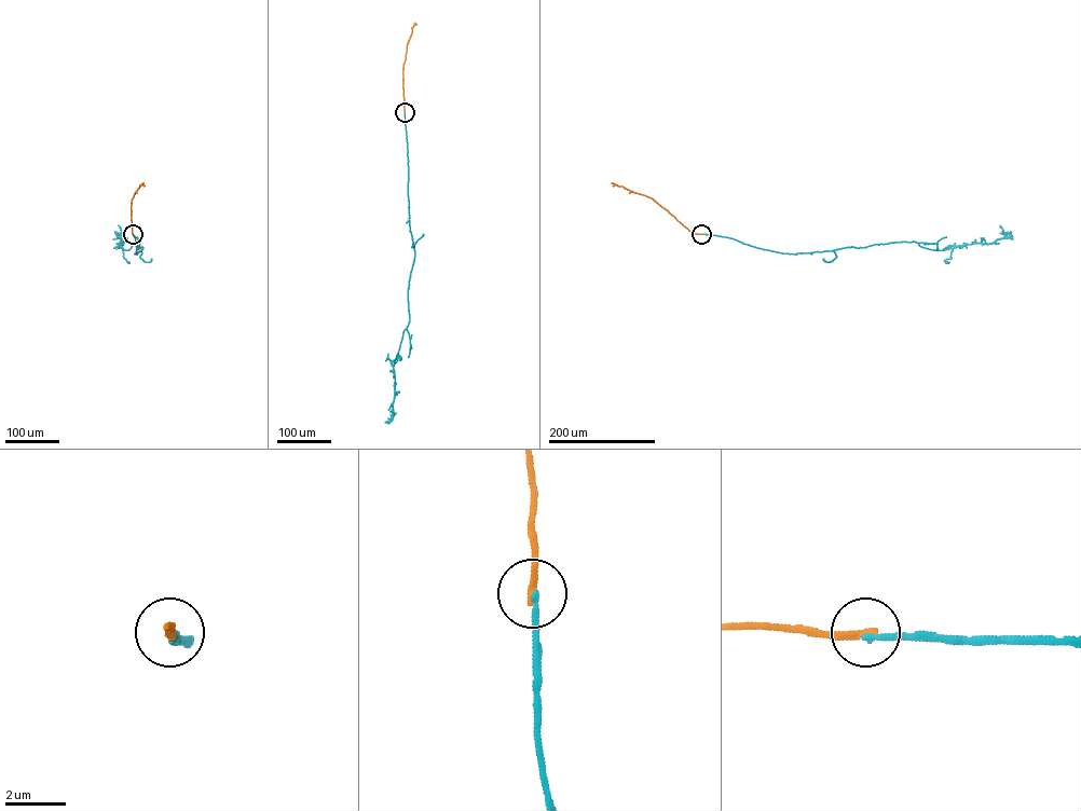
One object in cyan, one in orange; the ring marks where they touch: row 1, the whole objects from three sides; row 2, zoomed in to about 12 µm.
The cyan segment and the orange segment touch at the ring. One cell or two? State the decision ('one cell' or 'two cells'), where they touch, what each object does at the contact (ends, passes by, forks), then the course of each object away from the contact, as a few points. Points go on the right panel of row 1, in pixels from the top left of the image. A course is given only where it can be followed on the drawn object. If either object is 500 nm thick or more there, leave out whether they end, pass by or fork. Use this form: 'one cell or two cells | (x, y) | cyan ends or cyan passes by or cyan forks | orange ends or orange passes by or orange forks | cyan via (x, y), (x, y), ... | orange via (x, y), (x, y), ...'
two cells | (701, 234) | cyan ends | orange ends | cyan via (701, 234), (793, 253), (914, 242), (930, 249), (952, 248), (950, 258), (944, 260), (946, 262) | orange via (701, 234), (689, 231), (651, 197), (612, 182)

